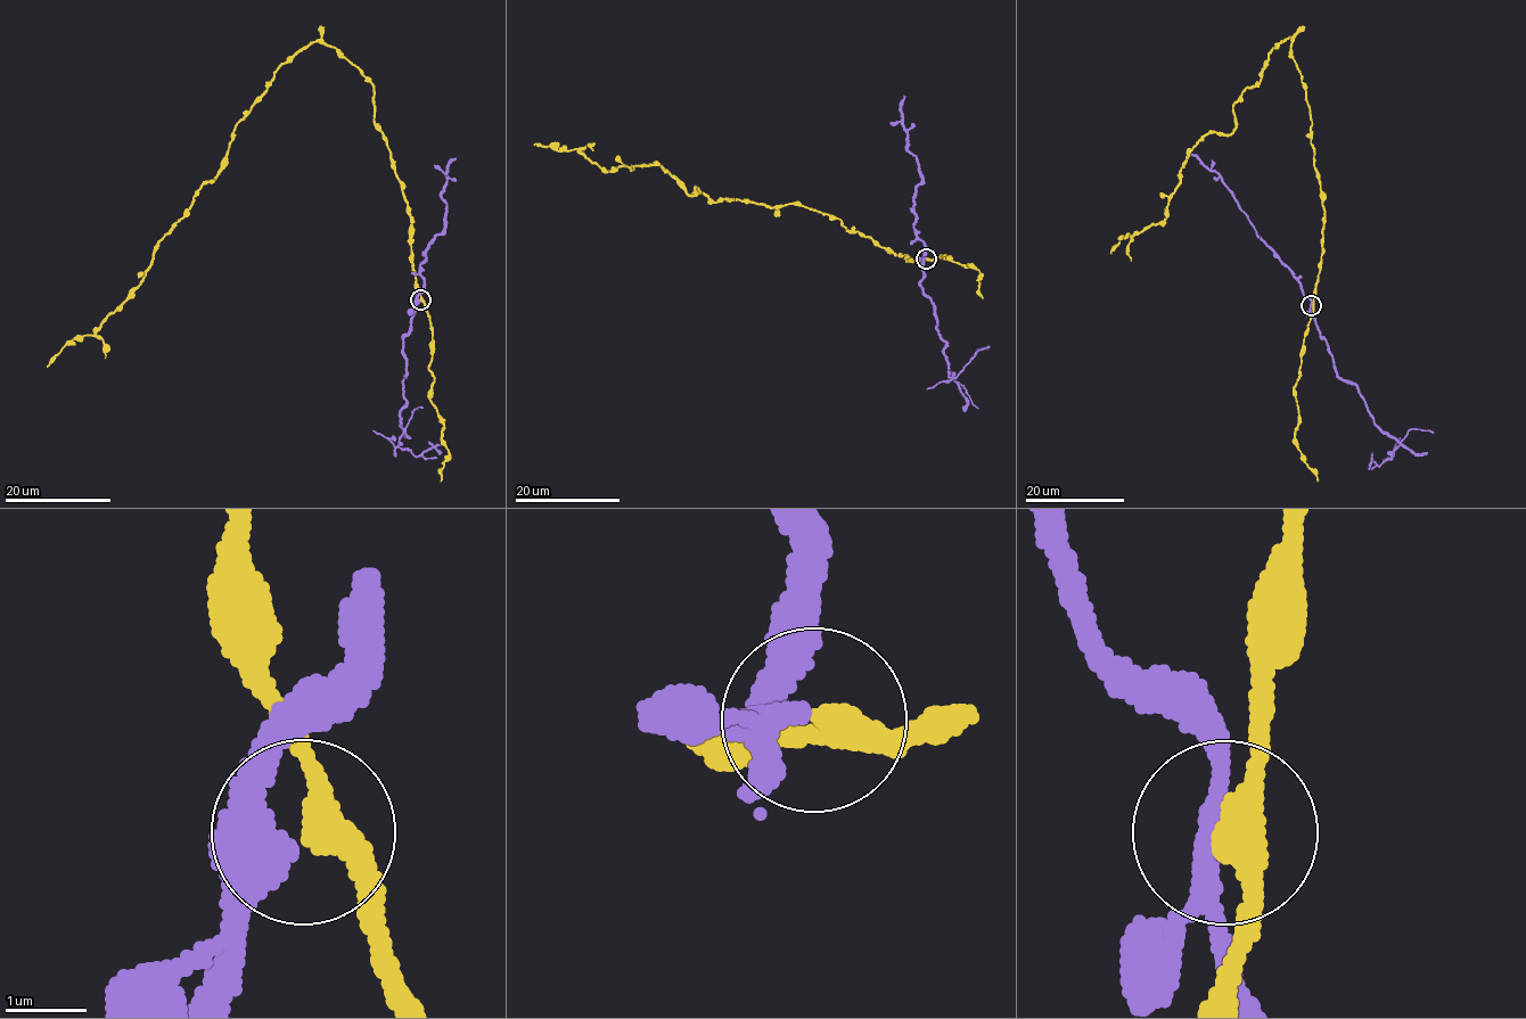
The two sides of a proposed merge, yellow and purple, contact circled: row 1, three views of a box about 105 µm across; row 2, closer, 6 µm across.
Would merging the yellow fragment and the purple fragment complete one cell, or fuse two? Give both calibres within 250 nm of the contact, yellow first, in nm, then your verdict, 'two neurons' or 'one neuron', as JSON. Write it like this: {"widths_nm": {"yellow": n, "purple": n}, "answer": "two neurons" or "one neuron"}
{"widths_nm": {"yellow": 320, "purple": 320}, "answer": "two neurons"}

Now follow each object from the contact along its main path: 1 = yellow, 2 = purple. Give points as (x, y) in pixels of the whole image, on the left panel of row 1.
1: (420, 300), (372, 83), (310, 42), (235, 128), (226, 165), (140, 285), (47, 368)
2: (419, 300), (410, 333), (403, 339), (407, 403), (399, 442), (417, 455), (428, 448), (441, 452)

